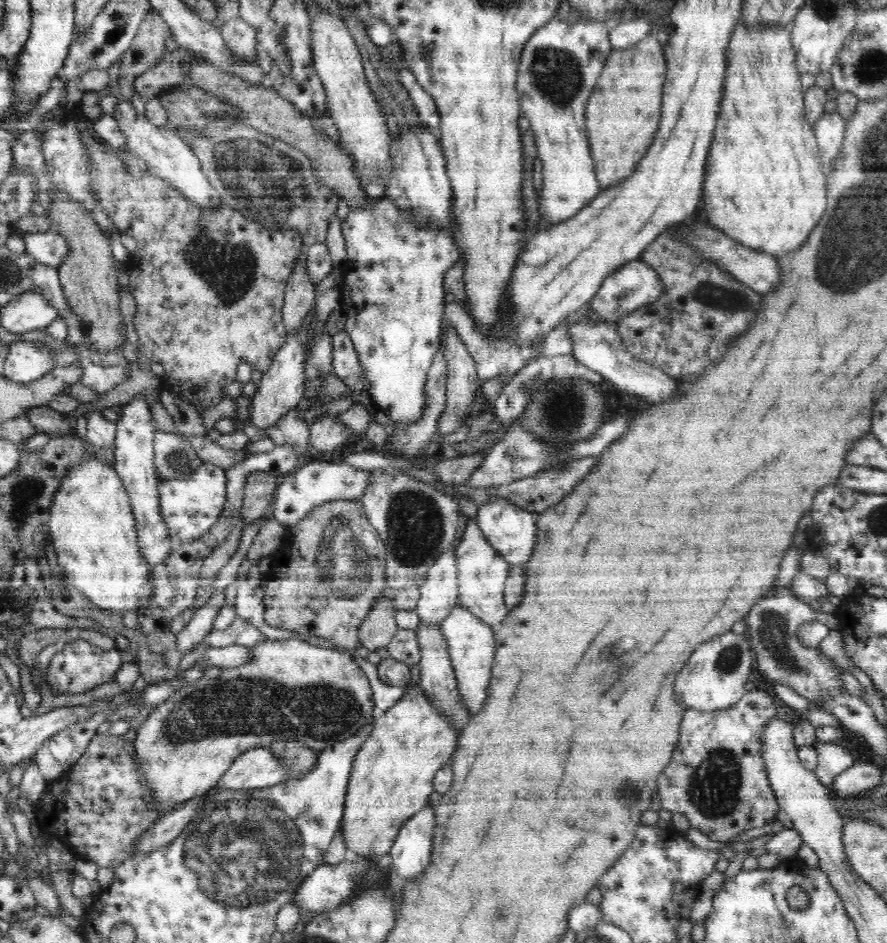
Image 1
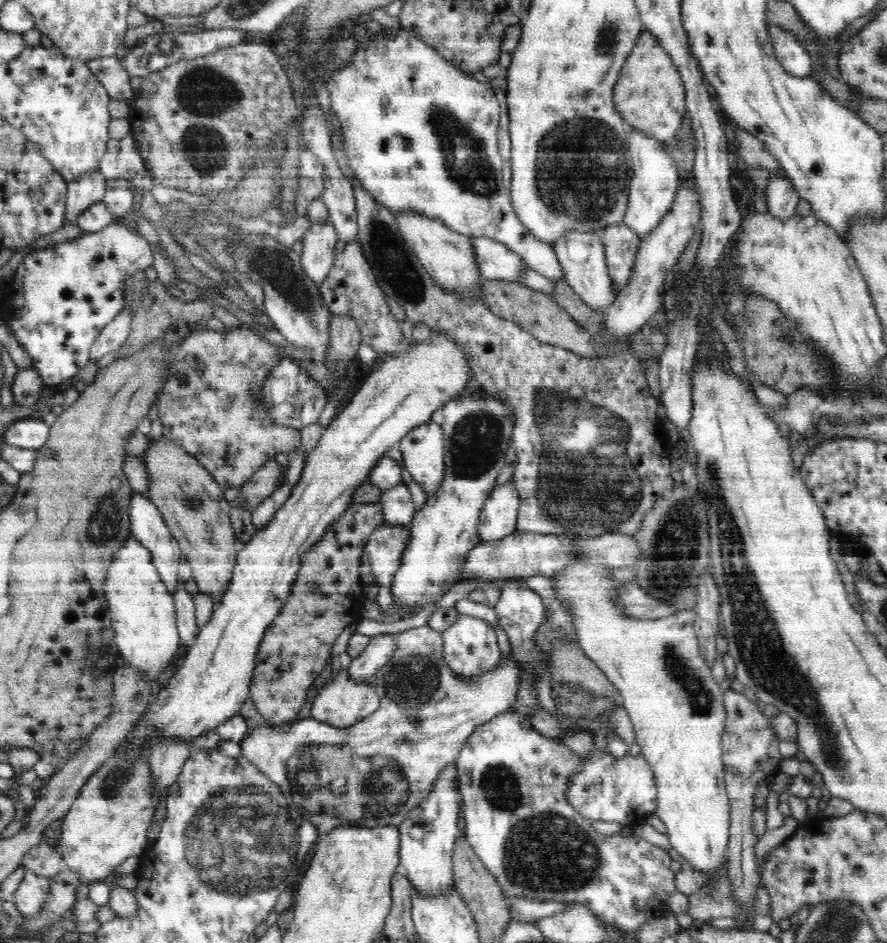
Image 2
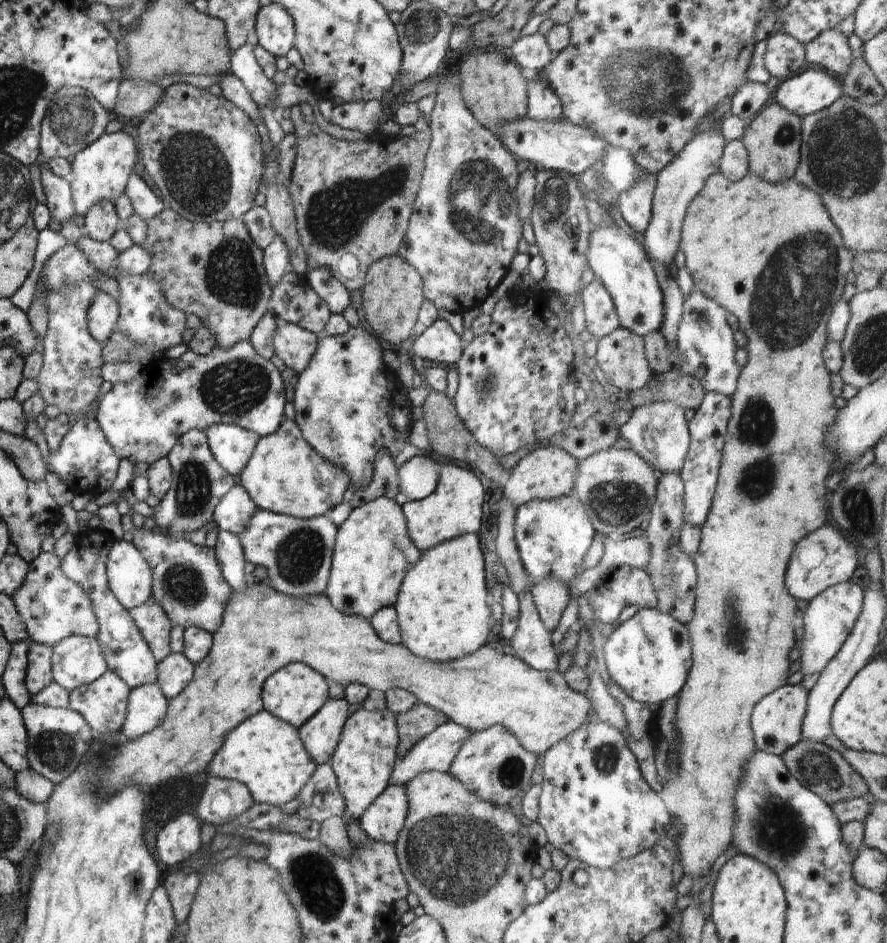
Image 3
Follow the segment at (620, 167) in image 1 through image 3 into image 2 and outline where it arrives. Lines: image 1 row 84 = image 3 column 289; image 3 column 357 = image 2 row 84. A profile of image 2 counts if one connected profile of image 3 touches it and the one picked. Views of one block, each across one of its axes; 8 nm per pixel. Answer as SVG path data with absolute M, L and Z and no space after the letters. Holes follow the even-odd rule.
M648 30L641 33L615 83L613 95L616 113L633 130L639 130L648 138L660 142L674 138L687 112L685 88L678 67L653 33Z

